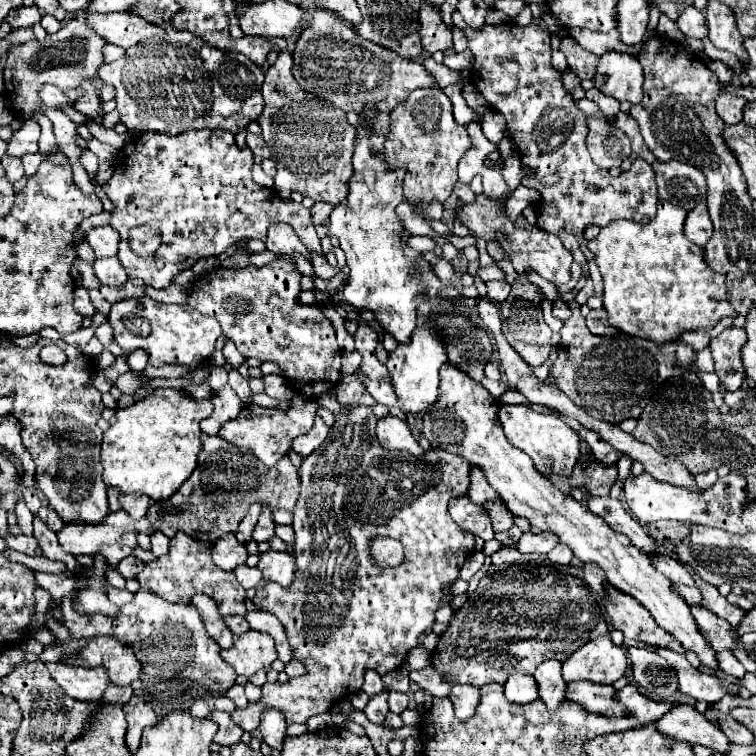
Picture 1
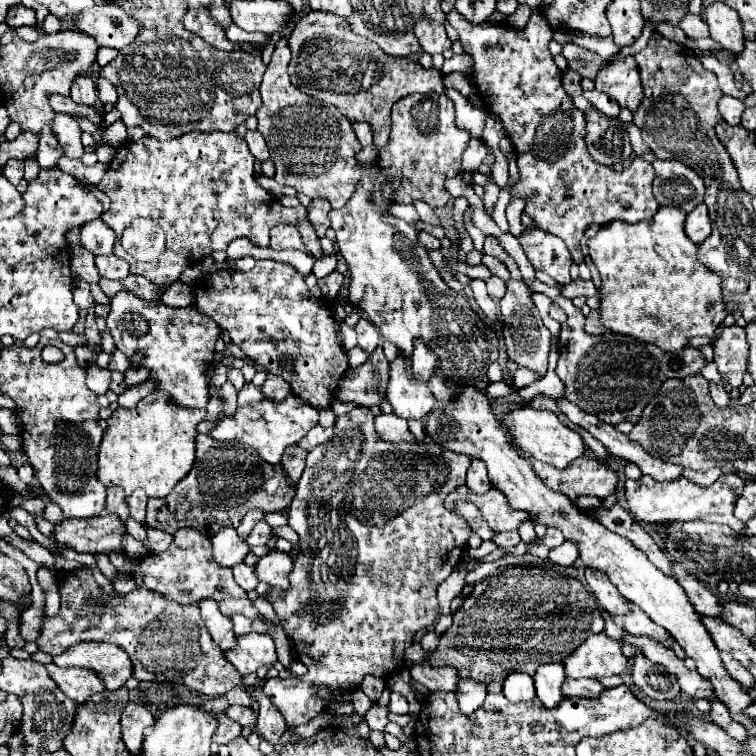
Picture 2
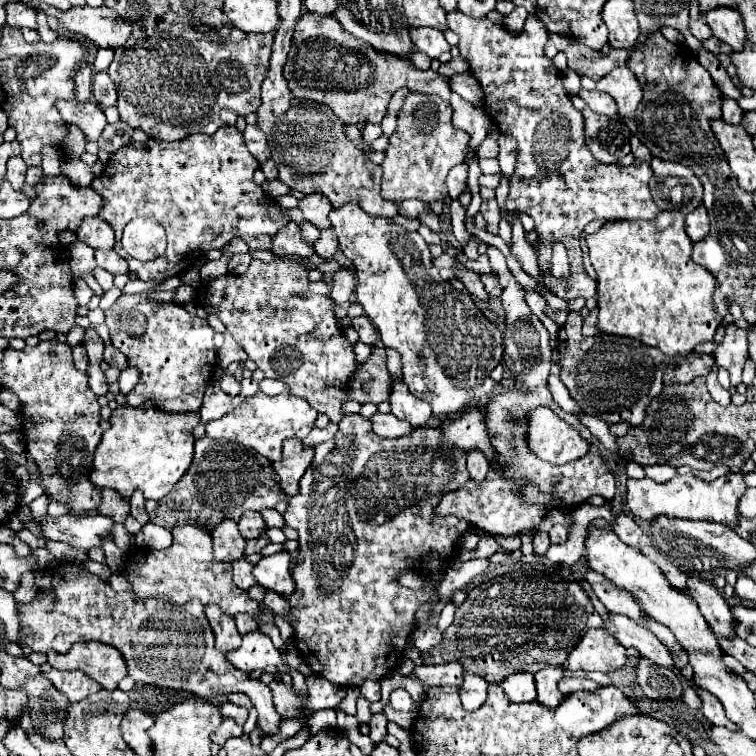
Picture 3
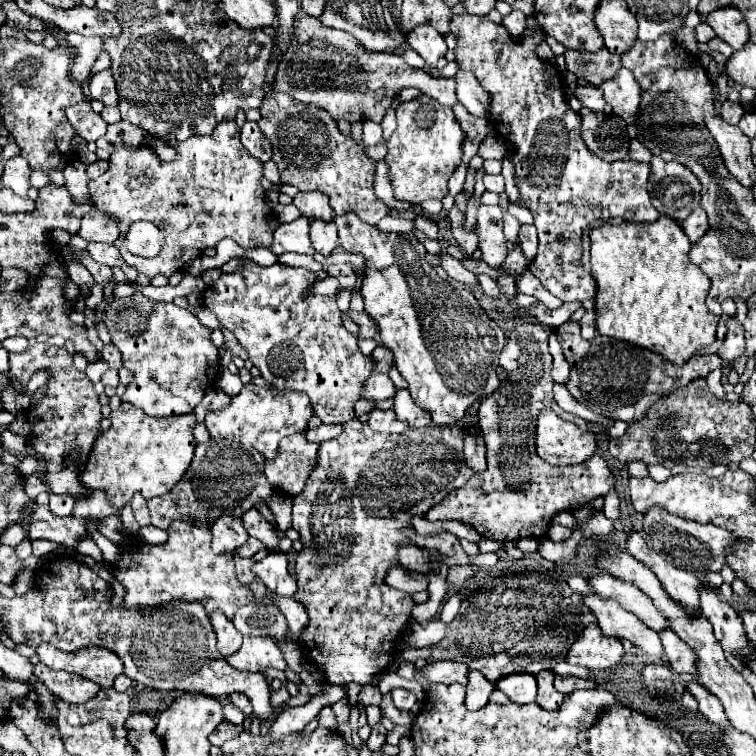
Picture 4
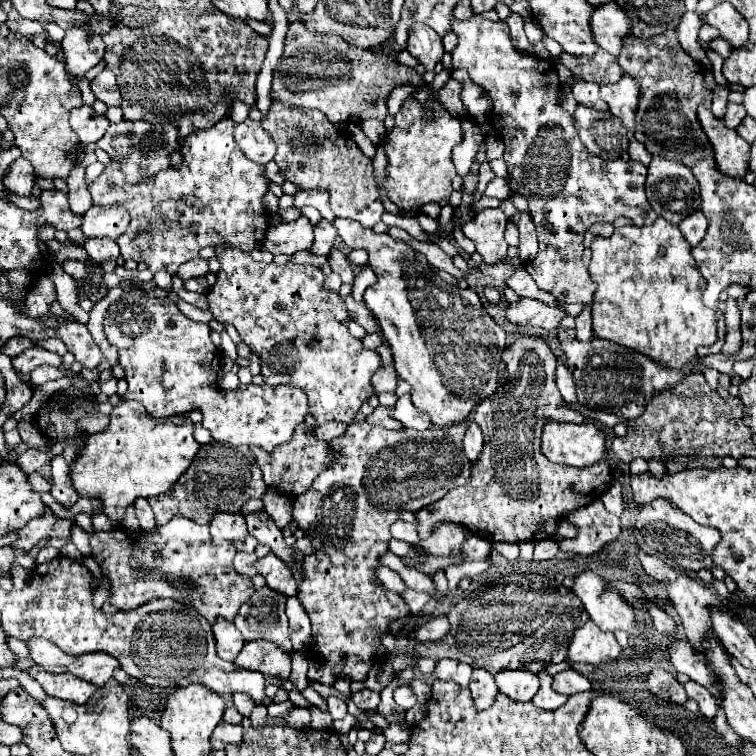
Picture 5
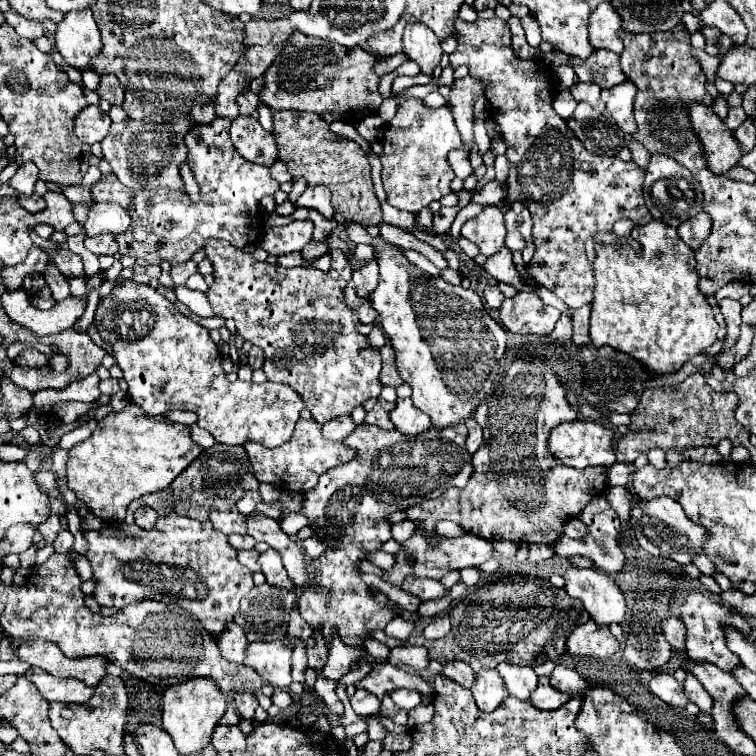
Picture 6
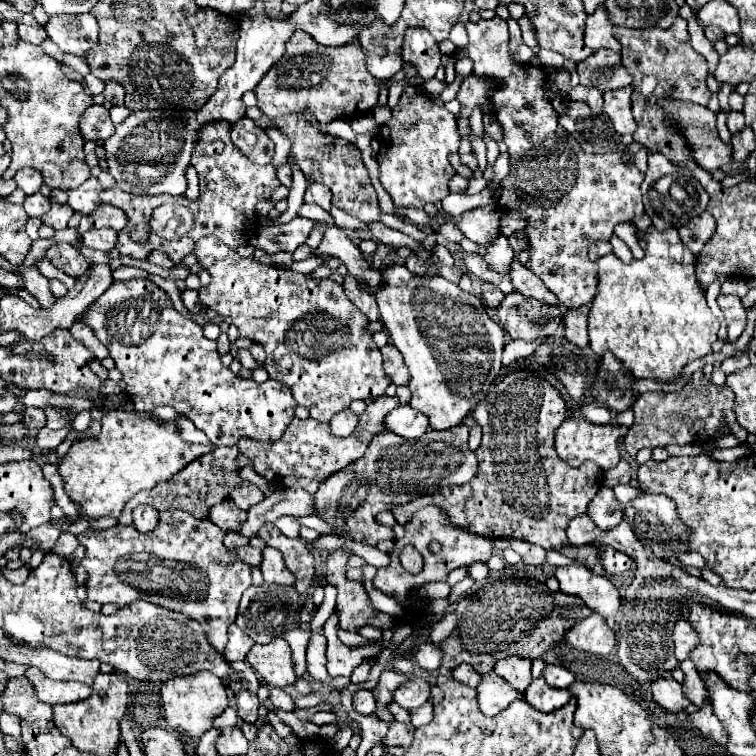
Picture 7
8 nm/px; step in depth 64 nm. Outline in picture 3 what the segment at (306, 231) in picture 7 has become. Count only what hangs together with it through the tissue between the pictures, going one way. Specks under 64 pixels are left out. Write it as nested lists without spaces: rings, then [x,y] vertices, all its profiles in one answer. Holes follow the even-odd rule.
[[[296,222],[286,224],[284,228],[280,228],[274,236],[272,242],[272,252],[276,256],[288,256],[288,254],[300,254],[300,256],[312,256],[314,248],[304,240],[302,228]]]

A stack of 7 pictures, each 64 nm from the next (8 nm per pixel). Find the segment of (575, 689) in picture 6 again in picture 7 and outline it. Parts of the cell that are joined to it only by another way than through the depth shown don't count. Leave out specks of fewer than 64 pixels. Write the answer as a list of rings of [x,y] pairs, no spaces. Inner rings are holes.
[[[546,664],[546,668],[542,670],[542,676],[552,688],[568,688],[570,684],[576,682],[576,676],[570,670],[556,664]]]

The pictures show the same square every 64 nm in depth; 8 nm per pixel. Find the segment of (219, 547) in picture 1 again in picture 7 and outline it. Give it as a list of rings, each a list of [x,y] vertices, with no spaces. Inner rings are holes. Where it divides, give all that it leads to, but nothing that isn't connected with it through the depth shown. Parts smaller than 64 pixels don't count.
[[[224,500],[216,506],[212,506],[210,520],[214,524],[218,524],[224,532],[230,532],[230,530],[236,530],[246,520],[246,512],[240,510],[232,500]]]

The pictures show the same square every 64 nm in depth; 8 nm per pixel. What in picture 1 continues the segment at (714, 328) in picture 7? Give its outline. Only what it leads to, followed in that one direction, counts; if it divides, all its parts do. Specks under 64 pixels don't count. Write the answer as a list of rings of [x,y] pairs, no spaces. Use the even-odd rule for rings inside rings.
[[[660,200],[654,218],[642,222],[613,221],[588,242],[604,280],[604,310],[608,312],[610,326],[628,336],[652,340],[654,344],[670,344],[678,342],[684,332],[708,332],[724,316],[734,316],[734,310],[726,300],[724,276],[710,270],[704,262],[704,250],[684,236],[684,220],[684,208]]]

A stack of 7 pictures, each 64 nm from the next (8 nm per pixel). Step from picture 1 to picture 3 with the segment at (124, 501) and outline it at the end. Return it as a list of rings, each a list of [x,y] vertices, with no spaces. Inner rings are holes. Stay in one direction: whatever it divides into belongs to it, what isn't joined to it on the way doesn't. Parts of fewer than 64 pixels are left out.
[[[136,490],[130,498],[130,514],[140,522],[140,524],[146,524],[148,522],[148,514],[146,514],[146,508],[144,508],[144,496],[140,490]]]

